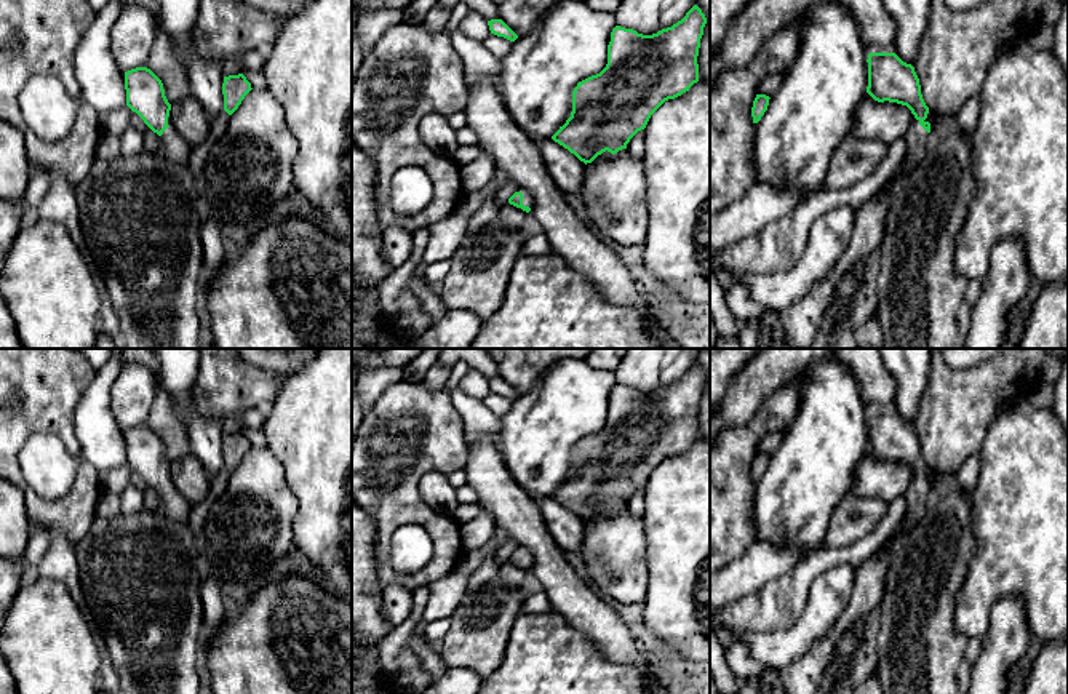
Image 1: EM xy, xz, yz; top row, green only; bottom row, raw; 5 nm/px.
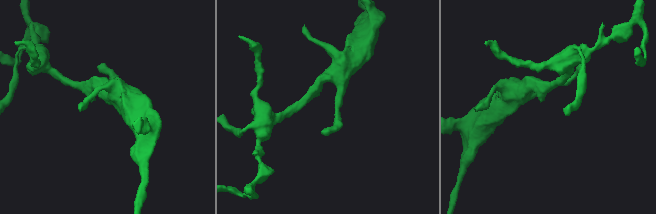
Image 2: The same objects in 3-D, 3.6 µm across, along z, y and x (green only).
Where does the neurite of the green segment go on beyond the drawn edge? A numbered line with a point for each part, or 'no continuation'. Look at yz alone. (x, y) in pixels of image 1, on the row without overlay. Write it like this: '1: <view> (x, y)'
1: yz (918, 498)

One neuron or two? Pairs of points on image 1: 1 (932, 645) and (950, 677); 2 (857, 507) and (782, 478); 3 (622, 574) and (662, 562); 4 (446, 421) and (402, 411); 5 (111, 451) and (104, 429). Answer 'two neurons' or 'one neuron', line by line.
1: one neuron
2: two neurons
3: two neurons
4: one neuron
5: one neuron

